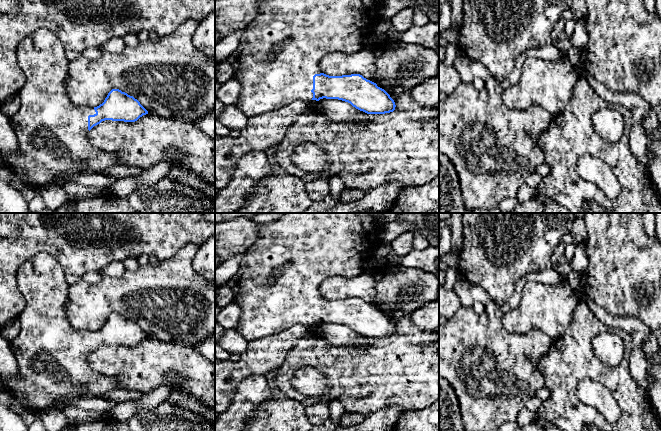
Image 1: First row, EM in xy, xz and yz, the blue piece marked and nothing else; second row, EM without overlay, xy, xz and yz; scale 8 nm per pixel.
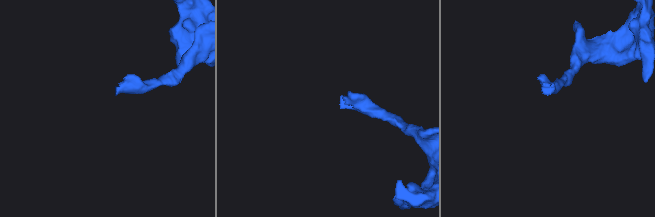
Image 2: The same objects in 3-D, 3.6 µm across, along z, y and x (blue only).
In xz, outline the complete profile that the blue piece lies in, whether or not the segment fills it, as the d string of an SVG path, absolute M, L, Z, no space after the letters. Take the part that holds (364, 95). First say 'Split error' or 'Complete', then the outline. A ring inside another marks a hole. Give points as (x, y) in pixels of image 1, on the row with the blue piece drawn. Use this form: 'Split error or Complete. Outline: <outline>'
Split error. Outline: M258 0L258 12L252 22L245 26L240 43L237 49L226 59L234 69L234 76L241 84L240 94L236 106L247 117L257 117L264 113L269 113L274 110L280 110L288 104L296 100L311 101L320 99L338 99L350 103L356 109L367 114L385 114L395 110L395 102L390 95L376 83L367 80L360 74L329 76L324 74L320 69L321 59L335 51L341 51L345 54L352 54L355 51L363 49L363 41L366 37L375 31L377 25L381 23L379 10L383 6L385 0Z

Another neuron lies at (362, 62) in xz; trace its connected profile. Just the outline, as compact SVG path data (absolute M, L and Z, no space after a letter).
M362 49L352 54L332 52L321 59L319 66L322 73L329 76L360 74L377 84L375 63L376 59L371 50Z

